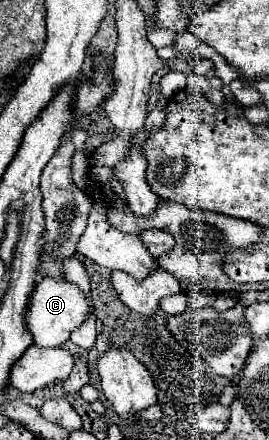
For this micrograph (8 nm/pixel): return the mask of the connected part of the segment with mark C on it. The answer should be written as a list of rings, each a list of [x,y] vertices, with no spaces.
[[[43,278],[35,284],[35,290],[29,298],[27,310],[25,310],[25,326],[27,332],[33,338],[33,344],[37,346],[63,346],[69,340],[69,334],[85,320],[89,314],[89,306],[81,290],[67,280],[53,280]]]

